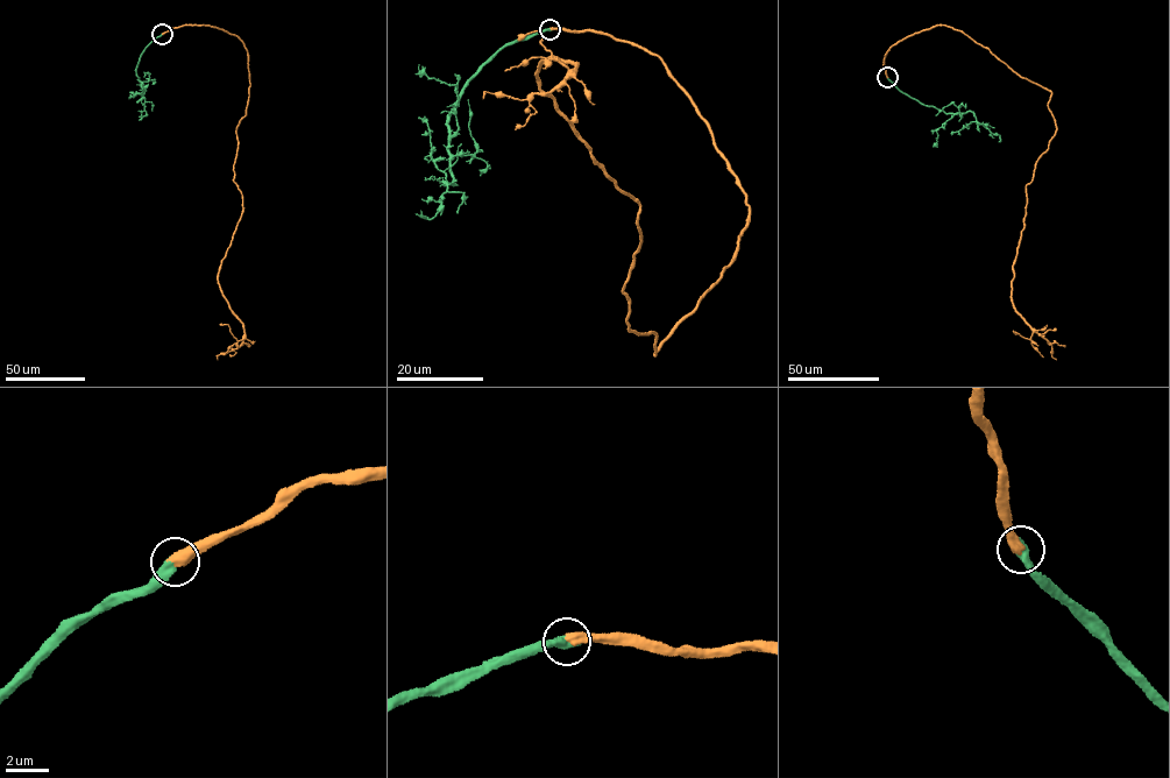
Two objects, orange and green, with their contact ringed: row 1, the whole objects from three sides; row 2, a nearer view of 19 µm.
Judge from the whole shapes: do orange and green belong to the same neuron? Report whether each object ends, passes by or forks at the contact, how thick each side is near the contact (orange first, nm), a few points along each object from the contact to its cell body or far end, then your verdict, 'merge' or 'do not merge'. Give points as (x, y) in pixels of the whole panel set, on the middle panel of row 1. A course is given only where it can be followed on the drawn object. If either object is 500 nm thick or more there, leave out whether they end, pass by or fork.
calibres 480 and 550 nm; course orange (551, 29), (658, 56), (746, 196), (656, 355), (623, 290), (639, 204), (536, 71), (575, 63), (482, 98); course green (550, 29), (508, 44), (468, 82), (447, 125), (453, 184), (447, 181), (439, 211), (428, 219), (420, 211); merge

